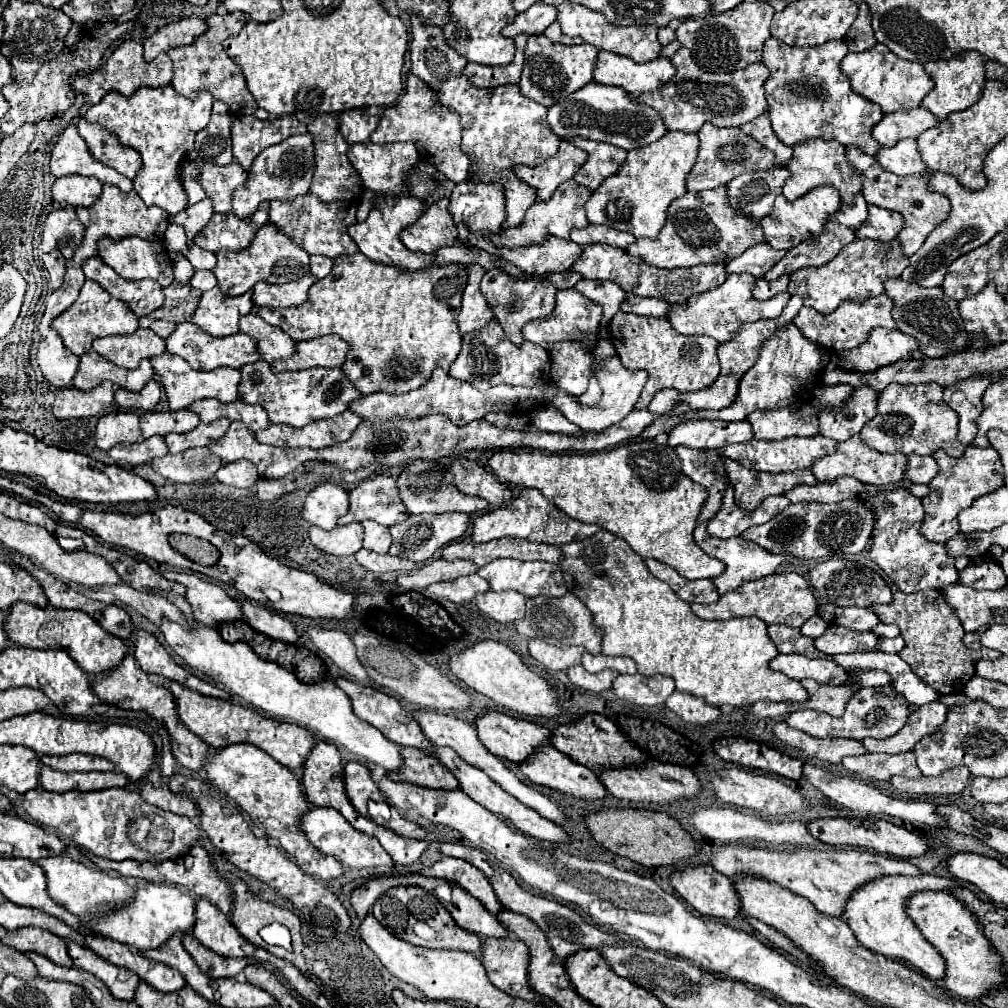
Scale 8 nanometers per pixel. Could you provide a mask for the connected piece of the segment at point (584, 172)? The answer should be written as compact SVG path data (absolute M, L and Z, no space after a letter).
M571 138L571 142L589 154L587 162L575 174L575 180L589 190L597 190L605 178L617 174L627 158L627 150L605 142L593 142L585 138Z

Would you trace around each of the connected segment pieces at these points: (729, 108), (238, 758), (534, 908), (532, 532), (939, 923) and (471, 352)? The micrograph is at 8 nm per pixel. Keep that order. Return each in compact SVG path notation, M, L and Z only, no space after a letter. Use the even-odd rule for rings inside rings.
M679 48L679 52L671 58L671 62L677 68L671 82L667 82L655 92L647 92L637 98L639 104L653 106L663 116L667 130L697 132L705 122L711 122L717 128L735 128L743 126L745 122L751 122L761 114L767 114L763 84L769 76L769 70L765 68L765 64L755 62L731 74L701 72L687 48Z
M245 742L225 746L219 752L211 754L205 760L203 768L211 784L231 796L239 804L239 808L251 818L255 828L263 830L269 838L275 838L285 852L297 858L297 866L301 866L309 874L321 876L323 880L339 878L343 874L341 862L337 862L333 856L321 854L315 846L309 844L303 830L299 830L299 816L303 810L309 810L309 804L305 800L303 786L289 768L275 762L261 748Z
M447 842L447 844L441 844L439 852L441 852L443 856L467 860L469 864L473 864L475 868L479 868L479 870L487 876L487 880L491 882L491 886L493 886L493 890L495 890L495 896L499 898L501 906L503 906L505 910L523 914L523 916L527 916L529 920L533 920L533 922L543 930L543 934L547 936L547 940L549 940L549 944L551 944L551 948L553 948L553 952L555 952L557 958L563 960L563 958L575 954L577 950L601 948L603 944L621 944L621 942L619 942L615 936L611 936L609 932L601 932L597 926L585 922L585 920L583 920L575 910L571 910L569 906L563 906L563 904L555 902L555 900L545 898L545 896L537 896L537 894L531 894L531 892L523 890L523 888L515 882L515 878L513 878L509 872L505 872L505 870L501 870L497 864L493 864L493 862L487 858L487 854L483 854L481 850L469 848L469 846L461 846L461 844L449 844L449 842Z
M525 488L513 502L479 516L473 522L473 536L471 538L475 544L511 536L511 538L521 538L521 540L529 540L529 542L545 542L545 544L561 546L561 544L569 544L573 540L583 540L587 536L593 536L599 530L603 530L603 528L599 528L595 524L583 524L579 520L565 516L557 506L553 506L549 500L545 500L545 496L539 494L539 490Z
M915 892L905 902L909 918L921 930L925 940L945 958L945 988L965 1000L979 1000L983 994L1001 986L1005 982L1005 974L1001 968L1001 958L981 932L979 922L975 922L973 914L965 910L957 898L951 898L947 892Z
M491 320L483 330L463 336L461 354L449 368L449 374L453 378L471 382L477 390L485 392L497 384L541 386L541 382L545 382L547 368L549 368L549 354L545 348L541 348L533 342L523 342L521 346L511 344L505 338L505 332L497 324L497 320Z

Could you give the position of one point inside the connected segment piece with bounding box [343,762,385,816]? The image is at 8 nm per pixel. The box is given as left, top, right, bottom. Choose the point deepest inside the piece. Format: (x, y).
(360, 787)

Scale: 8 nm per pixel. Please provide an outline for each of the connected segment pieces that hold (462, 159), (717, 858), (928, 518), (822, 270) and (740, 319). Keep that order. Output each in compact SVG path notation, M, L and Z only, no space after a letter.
M417 76L407 78L407 88L401 100L393 106L387 106L375 132L371 134L373 144L387 144L387 142L405 142L411 140L423 158L431 156L431 164L435 164L449 180L453 182L465 182L471 160L467 160L467 154L461 152L461 124L459 114L441 106L437 102L437 96L431 88L425 88L425 82L421 82Z
M723 844L715 848L709 856L709 862L715 870L725 874L727 878L733 878L737 874L751 874L761 876L771 882L777 882L779 886L791 890L793 894L805 896L813 906L823 912L841 918L843 906L849 900L849 896L863 886L865 882L871 882L881 876L889 874L907 874L907 876L921 876L919 868L913 866L907 860L897 860L887 854L875 854L869 850L793 850L793 852L777 852L747 844Z
M971 444L965 448L965 454L959 458L951 458L945 452L937 450L933 458L939 464L939 476L933 478L933 482L929 484L931 494L923 498L925 518L923 518L921 534L931 542L947 542L959 532L959 522L957 522L959 512L969 508L977 498L991 494L1003 486L1003 466L999 454L991 446L977 448Z
M853 240L845 246L829 264L819 268L801 268L791 274L791 282L787 292L797 294L799 286L803 286L801 296L805 306L815 308L821 314L833 312L843 300L865 302L871 296L879 296L885 292L885 280L899 278L901 272L909 266L909 256L903 254L899 240L891 242L877 242L877 240Z
M729 274L725 284L721 284L719 288L713 288L705 294L697 294L697 296L689 298L687 306L671 306L673 310L669 312L669 322L681 334L689 334L689 336L703 334L703 336L711 336L723 344L723 342L731 340L735 336L737 328L743 326L745 322L753 322L753 320L761 320L761 318L777 318L791 298L787 292L781 292L775 298L761 302L753 296L755 282L757 280L751 278L751 274Z

